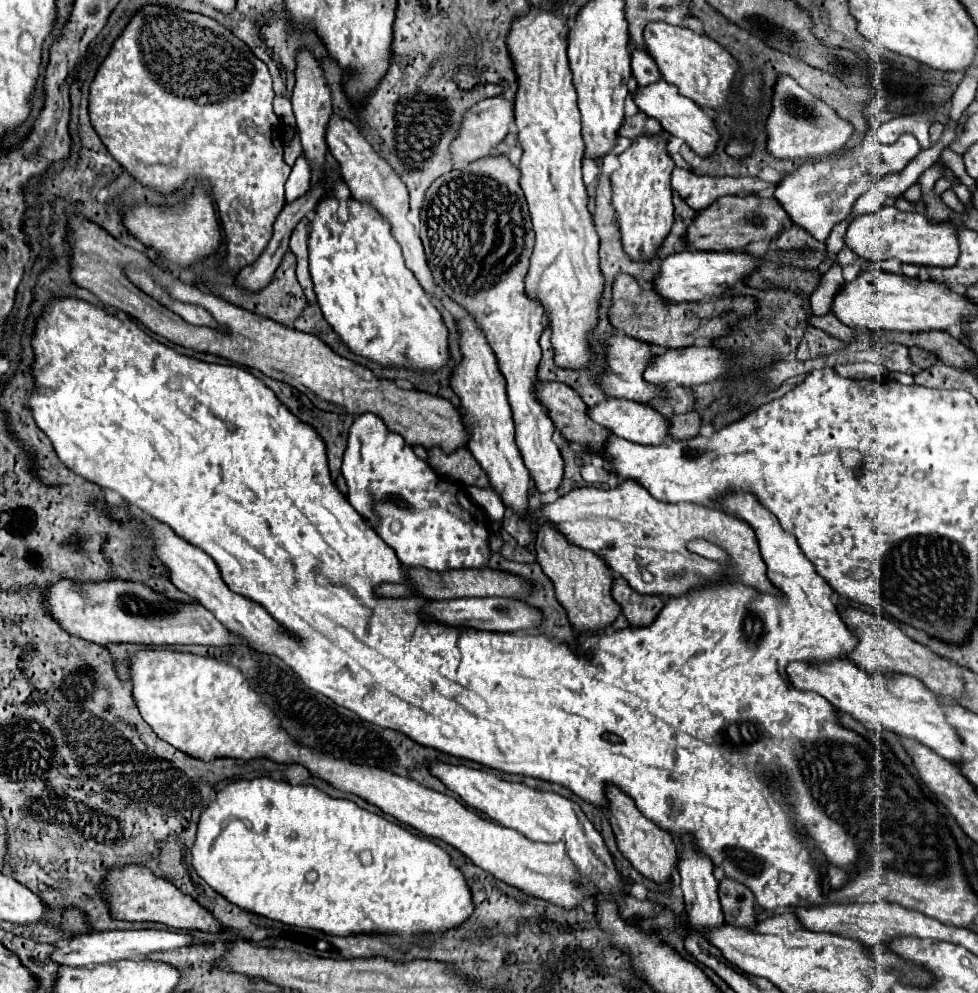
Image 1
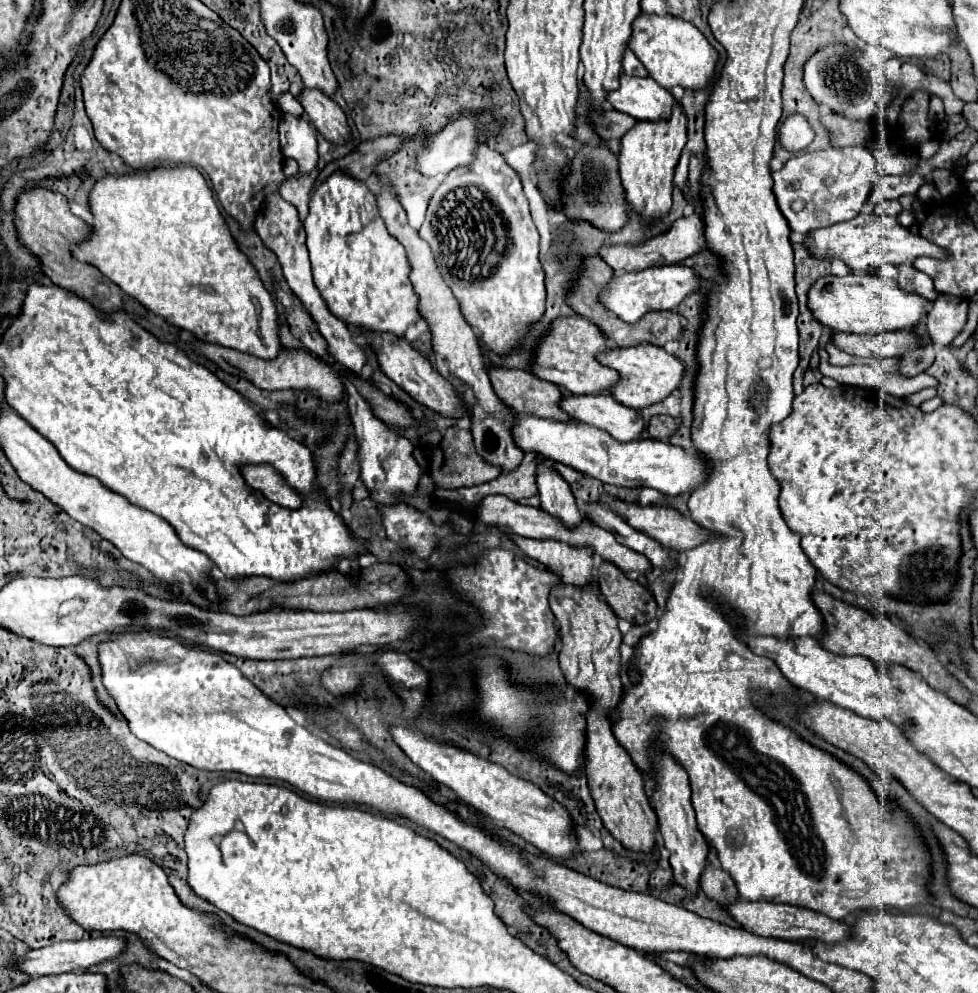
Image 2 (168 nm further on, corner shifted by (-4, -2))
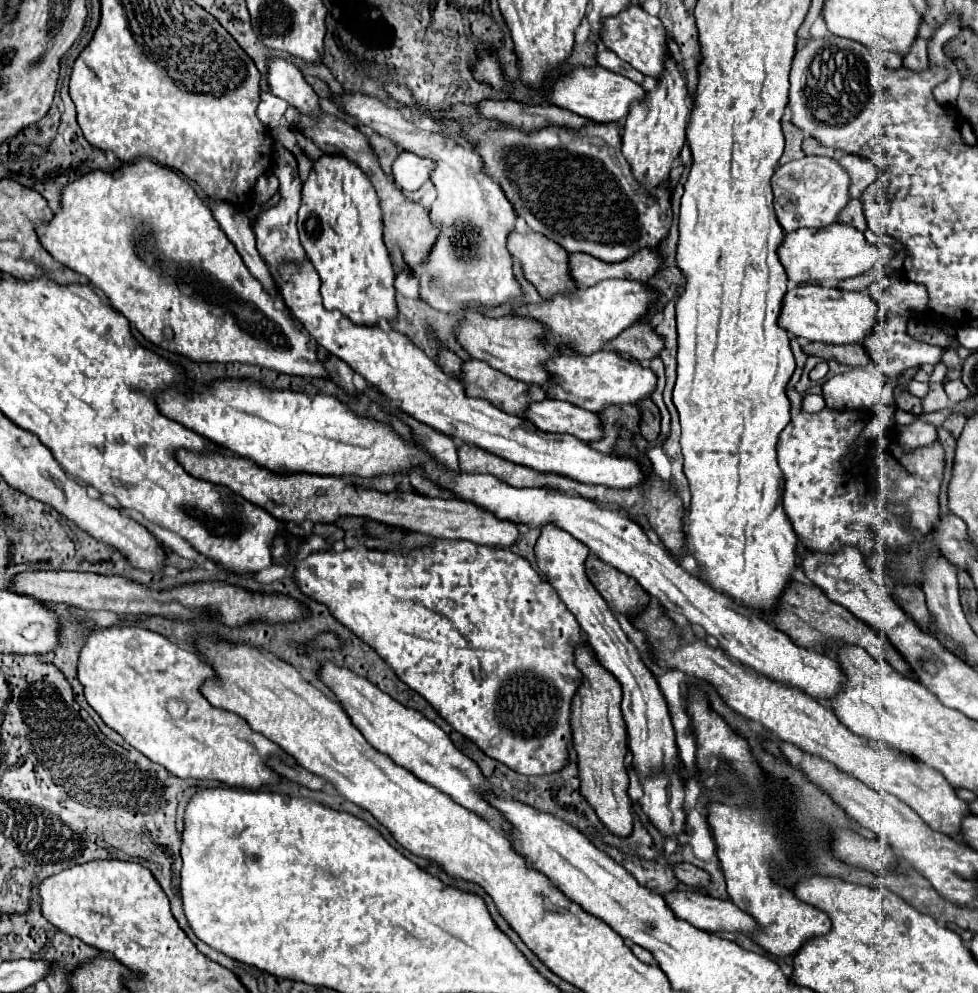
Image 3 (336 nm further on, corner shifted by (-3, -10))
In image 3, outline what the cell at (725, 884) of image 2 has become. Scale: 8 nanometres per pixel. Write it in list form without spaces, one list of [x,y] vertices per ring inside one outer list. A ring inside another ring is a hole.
[[[681,862],[681,864],[673,864],[671,868],[673,868],[675,878],[679,882],[687,884],[687,886],[701,886],[701,888],[705,888],[709,884],[709,874],[703,872],[701,868],[697,868],[697,866],[693,866],[693,864],[683,864]]]

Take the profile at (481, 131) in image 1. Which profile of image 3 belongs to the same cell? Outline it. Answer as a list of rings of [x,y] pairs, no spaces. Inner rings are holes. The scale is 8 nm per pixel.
[[[399,152],[393,162],[393,180],[401,190],[419,190],[433,170],[433,162],[429,158],[421,158],[411,152]]]

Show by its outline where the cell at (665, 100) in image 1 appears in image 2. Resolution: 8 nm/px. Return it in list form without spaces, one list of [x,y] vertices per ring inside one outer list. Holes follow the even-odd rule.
[[[626,74],[620,76],[618,90],[608,94],[608,102],[614,110],[648,122],[668,120],[672,108],[678,104],[678,100],[668,90],[658,86],[650,76],[632,78]]]

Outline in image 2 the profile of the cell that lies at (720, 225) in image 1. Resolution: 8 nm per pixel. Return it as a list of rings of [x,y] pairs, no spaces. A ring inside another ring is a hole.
[[[696,210],[692,216],[684,216],[684,218],[676,220],[672,224],[672,228],[662,236],[656,236],[656,238],[640,244],[640,246],[630,246],[630,244],[628,246],[622,246],[622,244],[604,246],[604,248],[600,248],[600,256],[614,270],[622,268],[626,272],[632,272],[632,270],[644,270],[650,266],[676,264],[676,262],[682,262],[684,258],[688,258],[692,254],[706,252],[706,250],[708,250],[708,246],[706,246],[706,238],[704,238],[704,218],[702,218],[702,212]]]

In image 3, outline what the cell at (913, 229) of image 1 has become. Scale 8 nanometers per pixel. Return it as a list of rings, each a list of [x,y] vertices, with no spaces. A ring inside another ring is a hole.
[[[831,224],[823,230],[793,230],[787,232],[779,250],[779,260],[787,272],[787,278],[793,282],[809,282],[809,280],[845,280],[859,276],[867,270],[871,270],[877,262],[889,260],[893,256],[893,250],[881,248],[881,246],[869,246],[865,242],[865,236],[859,234],[851,226],[843,224]]]

